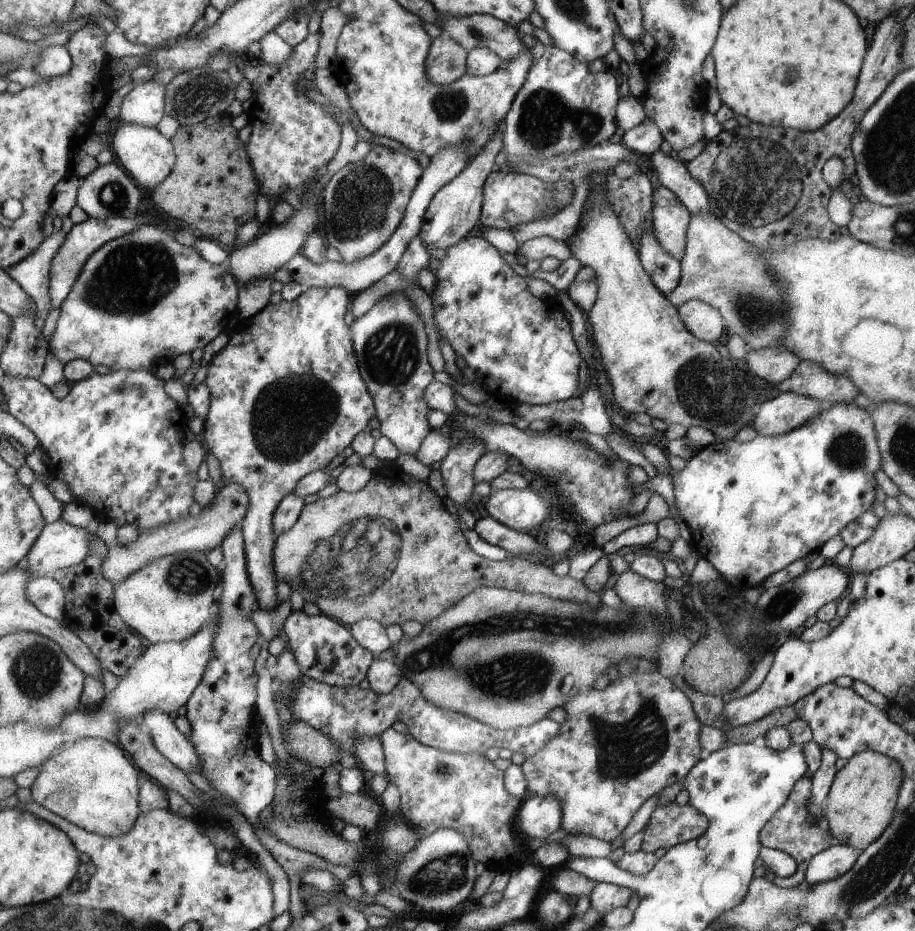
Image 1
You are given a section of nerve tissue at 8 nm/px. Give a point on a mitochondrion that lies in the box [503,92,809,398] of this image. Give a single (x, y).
(751, 180)

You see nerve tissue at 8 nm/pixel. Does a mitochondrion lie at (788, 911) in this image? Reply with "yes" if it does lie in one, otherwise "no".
yes

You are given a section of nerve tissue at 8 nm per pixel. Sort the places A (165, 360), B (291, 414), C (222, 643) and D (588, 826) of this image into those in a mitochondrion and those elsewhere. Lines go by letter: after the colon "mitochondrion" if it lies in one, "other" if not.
A: other
B: mitochondrion
C: other
D: other

